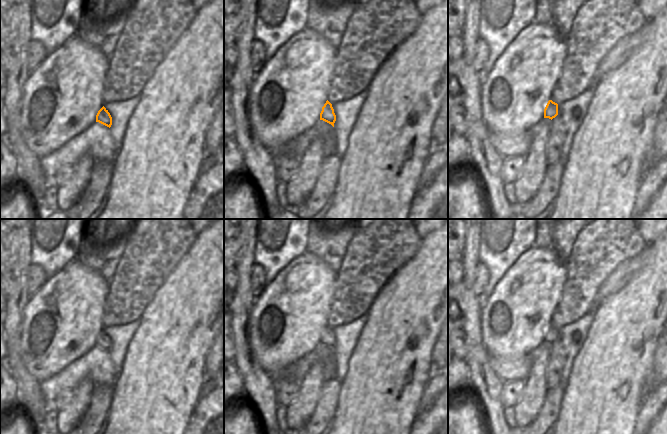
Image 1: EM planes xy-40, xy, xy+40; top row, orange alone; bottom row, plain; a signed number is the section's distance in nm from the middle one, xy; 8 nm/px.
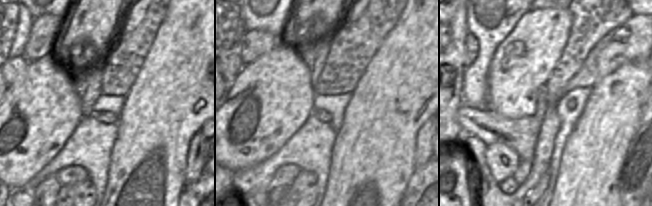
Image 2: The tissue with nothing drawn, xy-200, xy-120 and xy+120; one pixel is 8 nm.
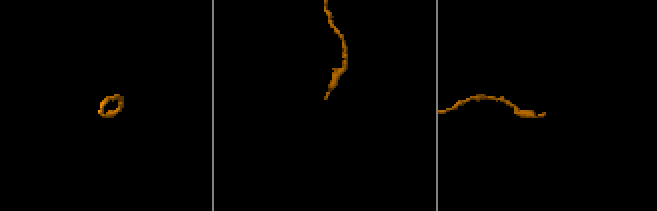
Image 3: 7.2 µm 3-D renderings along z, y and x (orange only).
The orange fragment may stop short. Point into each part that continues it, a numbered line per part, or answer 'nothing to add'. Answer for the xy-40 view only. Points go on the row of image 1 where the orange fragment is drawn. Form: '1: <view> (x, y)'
nothing to add

